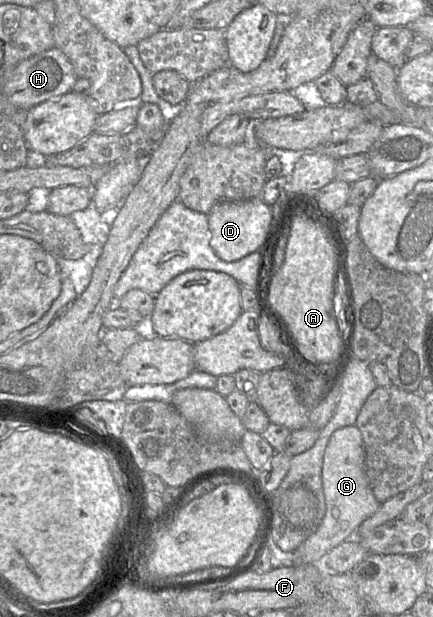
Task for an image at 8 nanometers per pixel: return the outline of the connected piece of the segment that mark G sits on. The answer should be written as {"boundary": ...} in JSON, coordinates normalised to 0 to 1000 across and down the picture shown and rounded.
{"boundary":[[[822,689],[771,699],[751,728],[744,755],[744,786],[751,806],[751,835],[734,857],[665,901],[658,911],[684,916],[739,916],[755,898],[788,880],[815,872],[838,844],[880,820],[866,807],[843,765],[843,723]]]}

